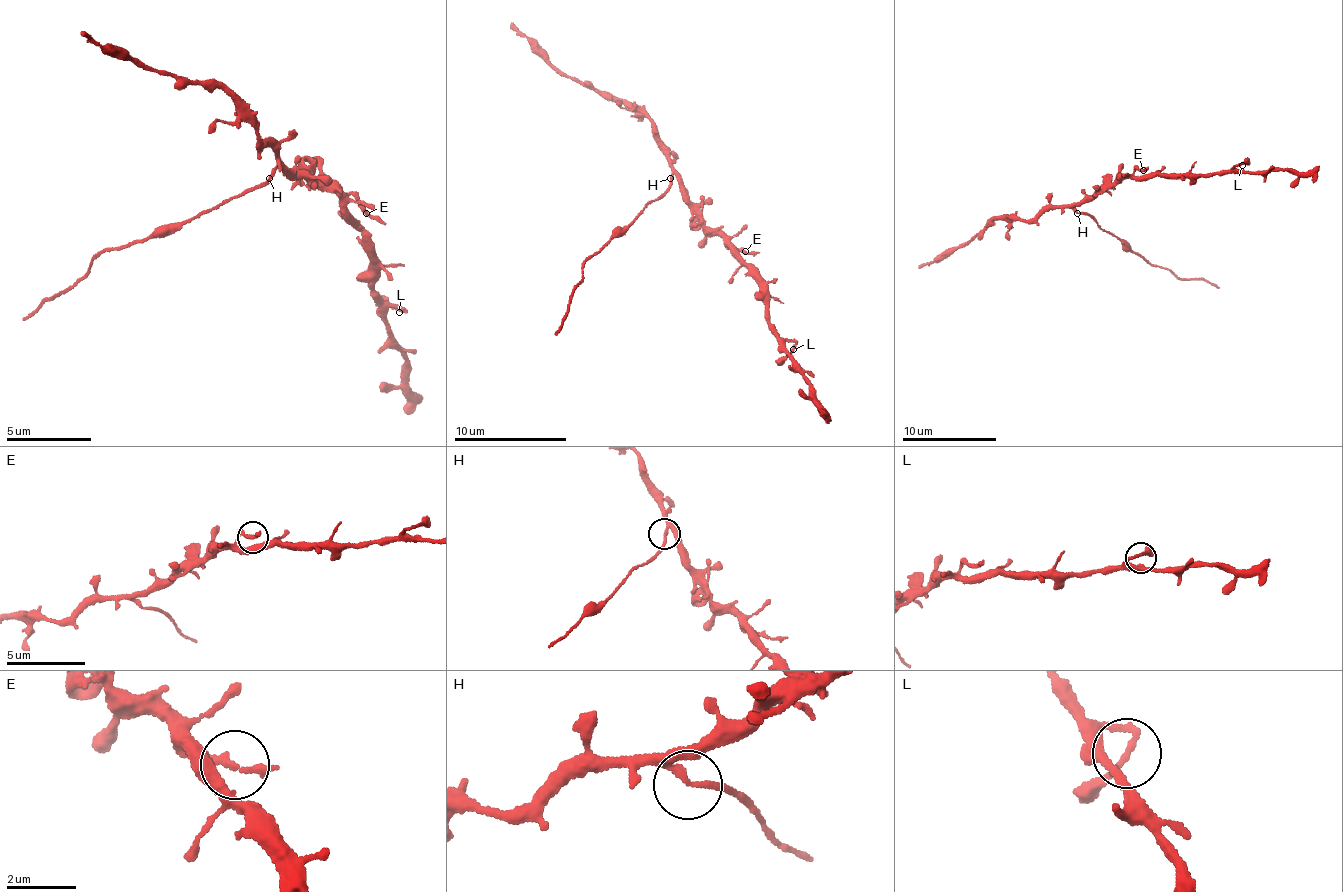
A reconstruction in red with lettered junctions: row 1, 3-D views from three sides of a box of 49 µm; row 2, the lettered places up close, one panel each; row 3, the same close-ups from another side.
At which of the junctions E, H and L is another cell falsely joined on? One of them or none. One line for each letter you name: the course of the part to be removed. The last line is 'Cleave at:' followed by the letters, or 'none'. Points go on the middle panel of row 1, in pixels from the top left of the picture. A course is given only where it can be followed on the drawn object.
H: foreign part runs (669, 178), (669, 188), (645, 206), (632, 226), (583, 264), (583, 279), (556, 335)
Cleave at: H

